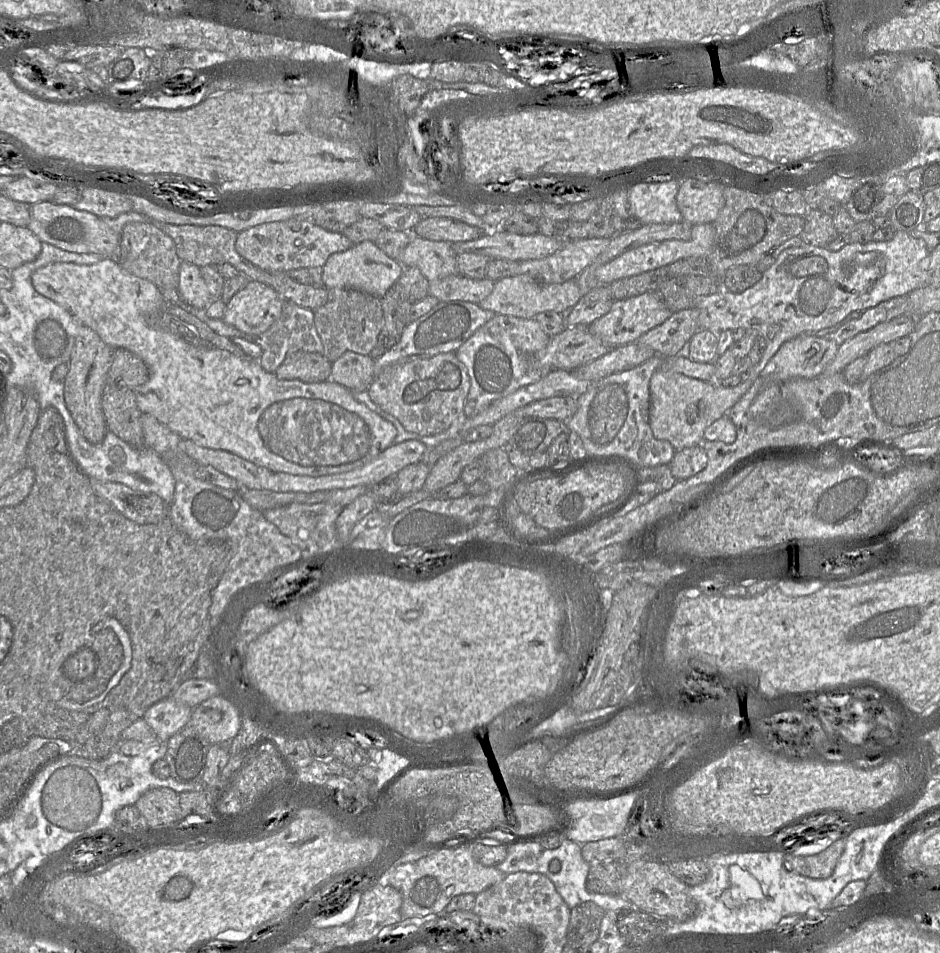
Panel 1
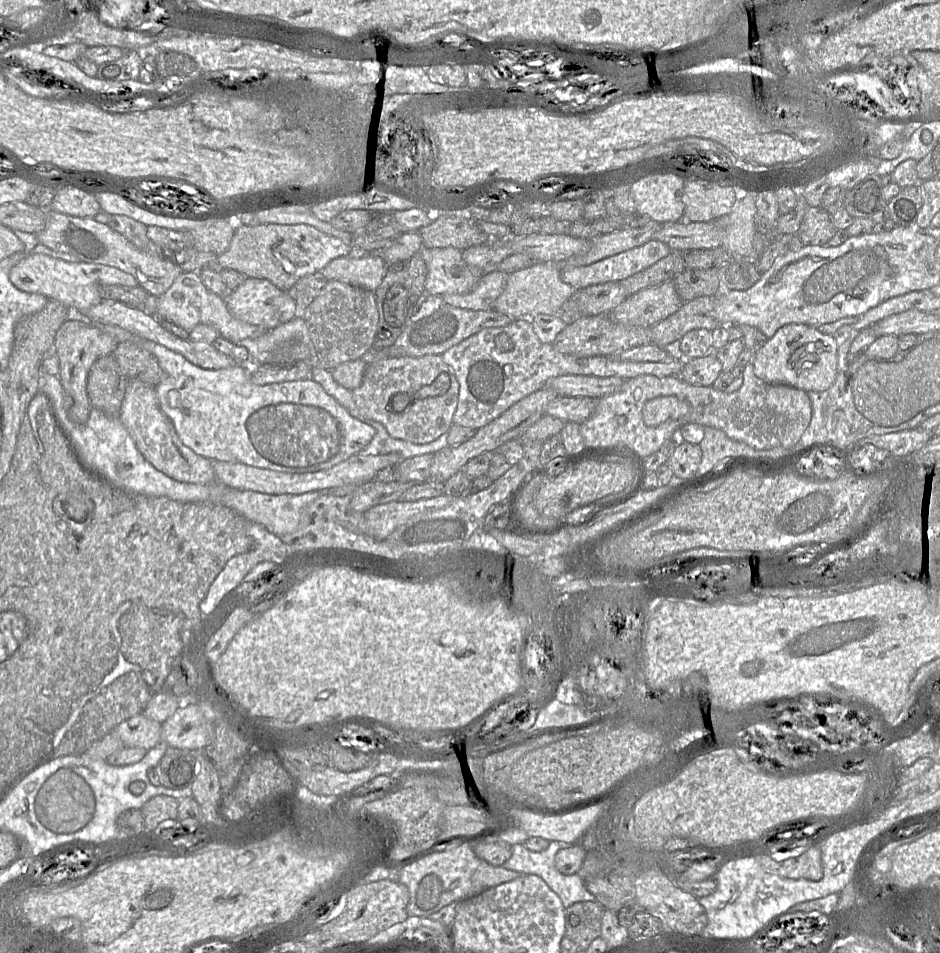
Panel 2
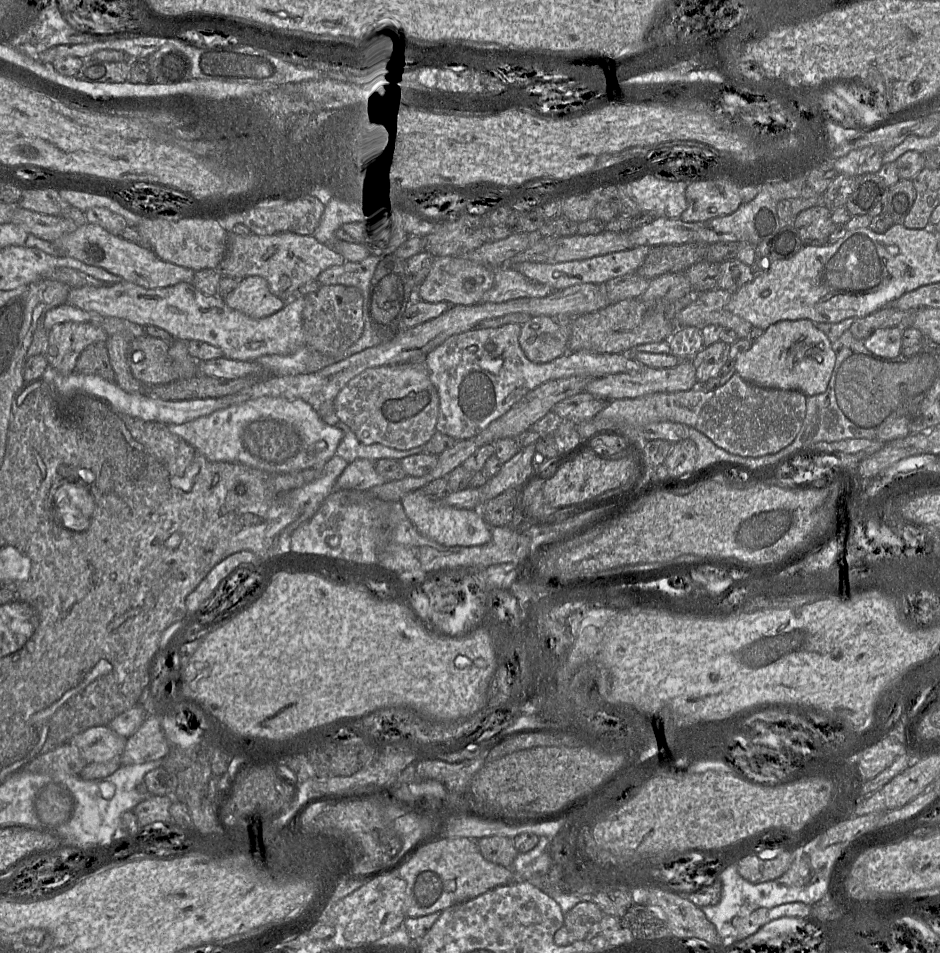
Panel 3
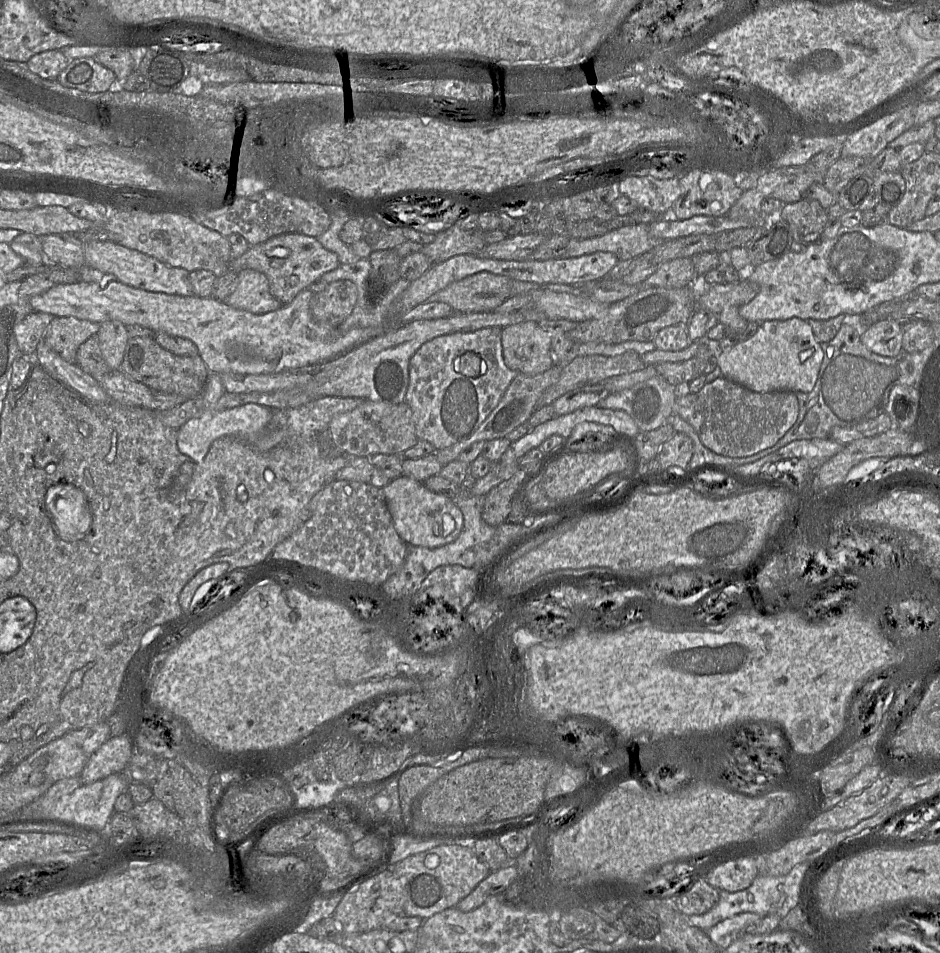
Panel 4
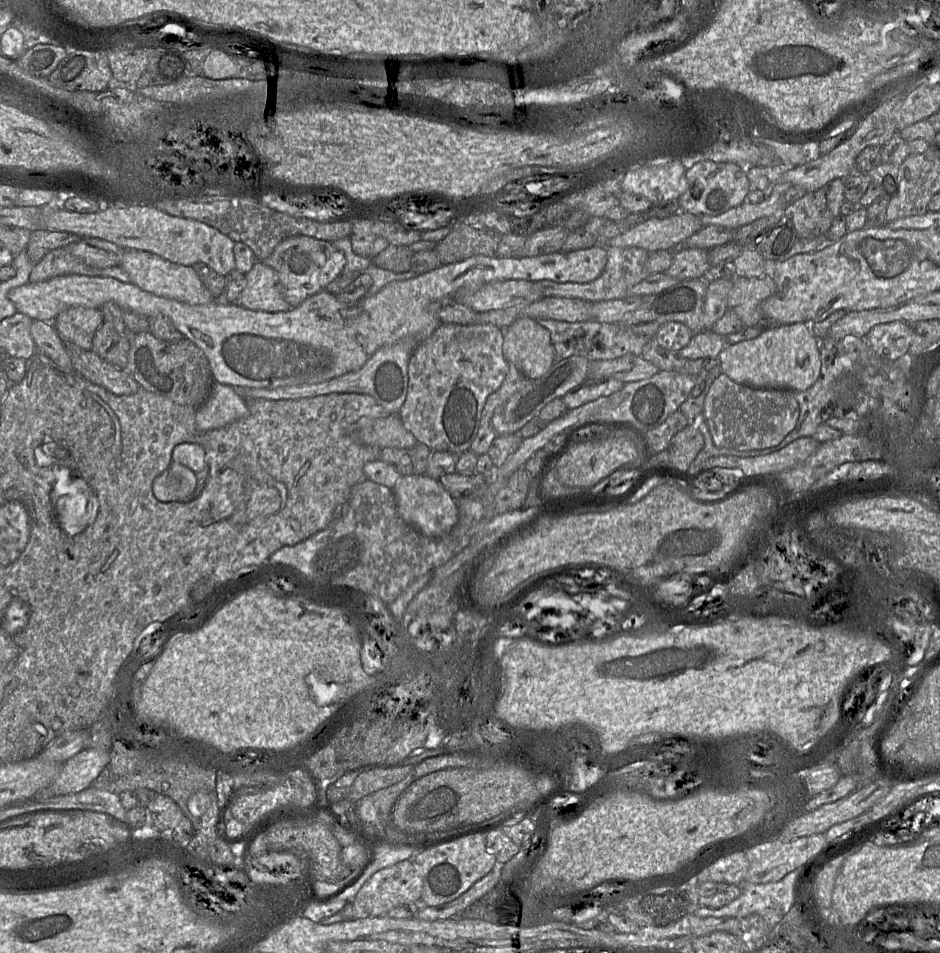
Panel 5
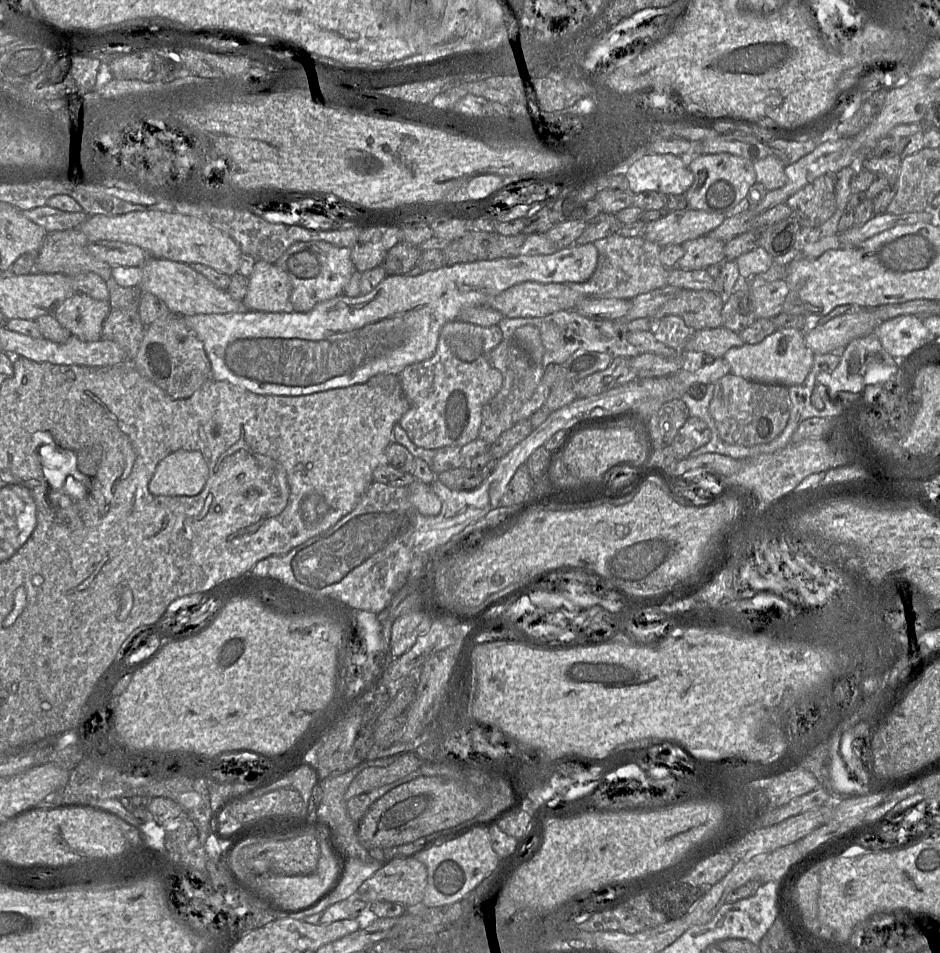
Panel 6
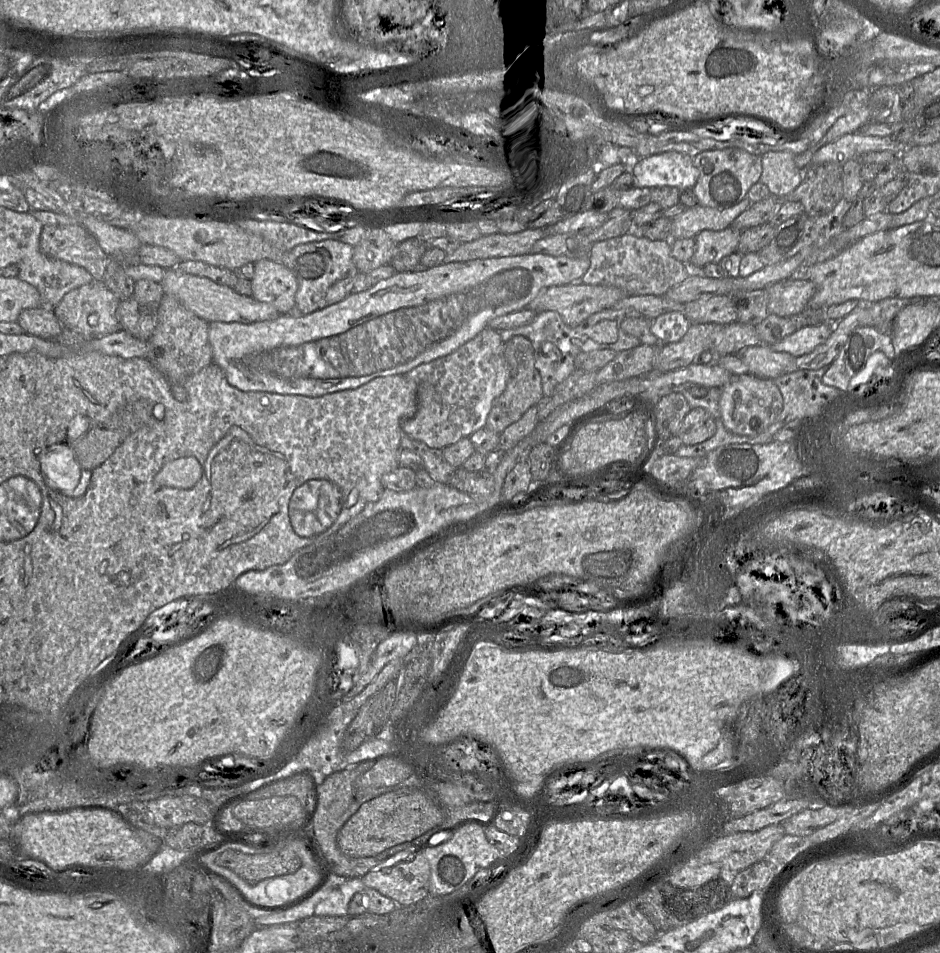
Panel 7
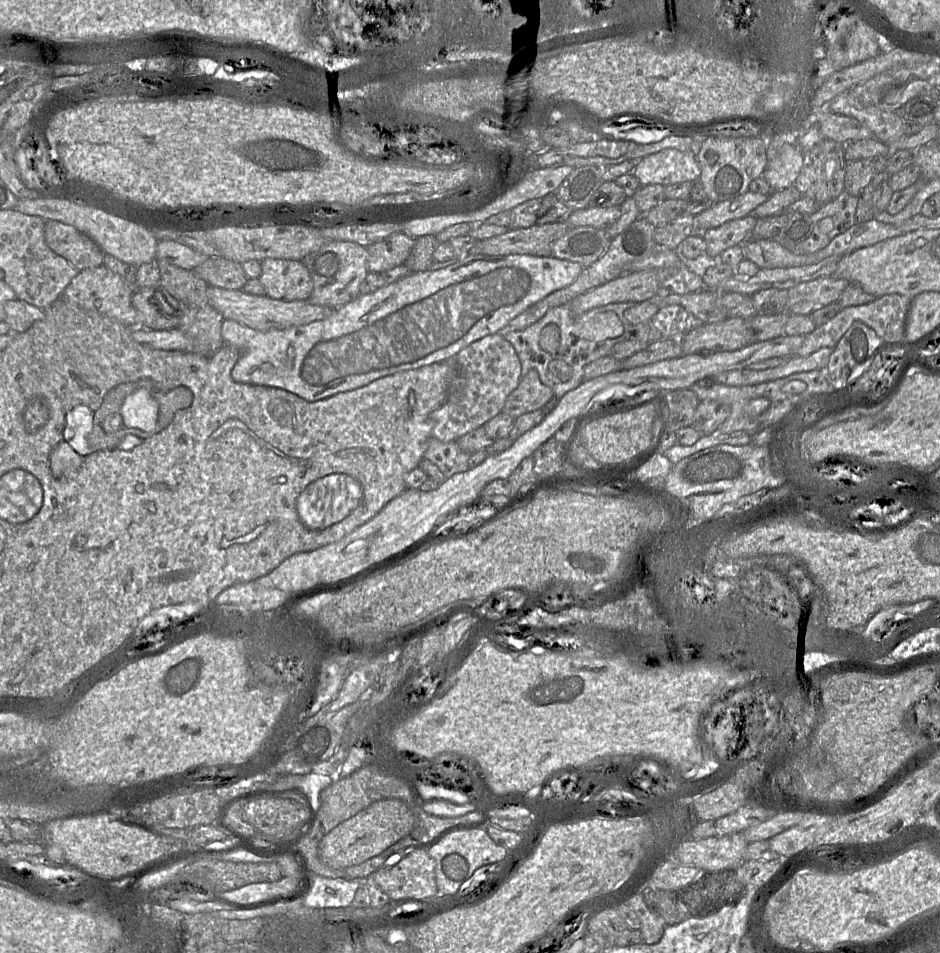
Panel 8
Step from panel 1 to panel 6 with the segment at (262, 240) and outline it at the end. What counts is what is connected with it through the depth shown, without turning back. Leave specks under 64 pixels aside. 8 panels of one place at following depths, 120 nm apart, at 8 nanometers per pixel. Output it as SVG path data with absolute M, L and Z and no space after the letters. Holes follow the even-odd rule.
M325 241L297 242L291 245L275 265L283 270L291 282L290 301L294 311L308 312L320 302L341 295L354 273L351 248L337 247Z

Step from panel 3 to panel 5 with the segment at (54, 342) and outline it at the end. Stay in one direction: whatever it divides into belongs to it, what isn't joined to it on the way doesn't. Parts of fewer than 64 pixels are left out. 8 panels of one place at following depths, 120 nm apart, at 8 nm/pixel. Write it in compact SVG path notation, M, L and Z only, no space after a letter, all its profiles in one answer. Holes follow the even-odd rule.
M74 306L60 312L52 321L64 344L75 344L90 350L98 328L103 324L104 316L100 308Z

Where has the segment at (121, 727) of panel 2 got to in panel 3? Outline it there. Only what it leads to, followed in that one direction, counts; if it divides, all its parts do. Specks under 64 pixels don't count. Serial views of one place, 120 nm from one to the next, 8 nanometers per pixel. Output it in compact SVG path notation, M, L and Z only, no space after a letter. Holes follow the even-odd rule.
M99 725L75 735L68 743L78 748L88 764L121 757L128 738L120 736L108 725Z

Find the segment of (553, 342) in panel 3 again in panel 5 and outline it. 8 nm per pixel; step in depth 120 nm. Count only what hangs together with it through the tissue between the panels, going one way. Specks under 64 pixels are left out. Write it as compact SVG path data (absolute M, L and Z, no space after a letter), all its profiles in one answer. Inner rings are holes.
M525 317L503 329L503 356L527 379L538 379L554 363L549 331L535 319Z

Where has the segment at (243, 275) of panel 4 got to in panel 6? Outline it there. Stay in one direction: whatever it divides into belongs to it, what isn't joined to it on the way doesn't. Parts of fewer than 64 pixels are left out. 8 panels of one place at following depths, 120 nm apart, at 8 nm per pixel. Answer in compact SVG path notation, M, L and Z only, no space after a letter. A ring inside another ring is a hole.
M256 261L242 303L246 310L290 313L294 311L290 294L291 282L283 270L275 264Z

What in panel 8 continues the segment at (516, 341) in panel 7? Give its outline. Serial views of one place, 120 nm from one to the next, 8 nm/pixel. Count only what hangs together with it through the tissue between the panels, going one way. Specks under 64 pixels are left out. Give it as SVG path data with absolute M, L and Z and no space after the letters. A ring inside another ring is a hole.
M531 369L507 397L502 412L516 419L541 409L553 396L552 389L541 382L536 370Z

